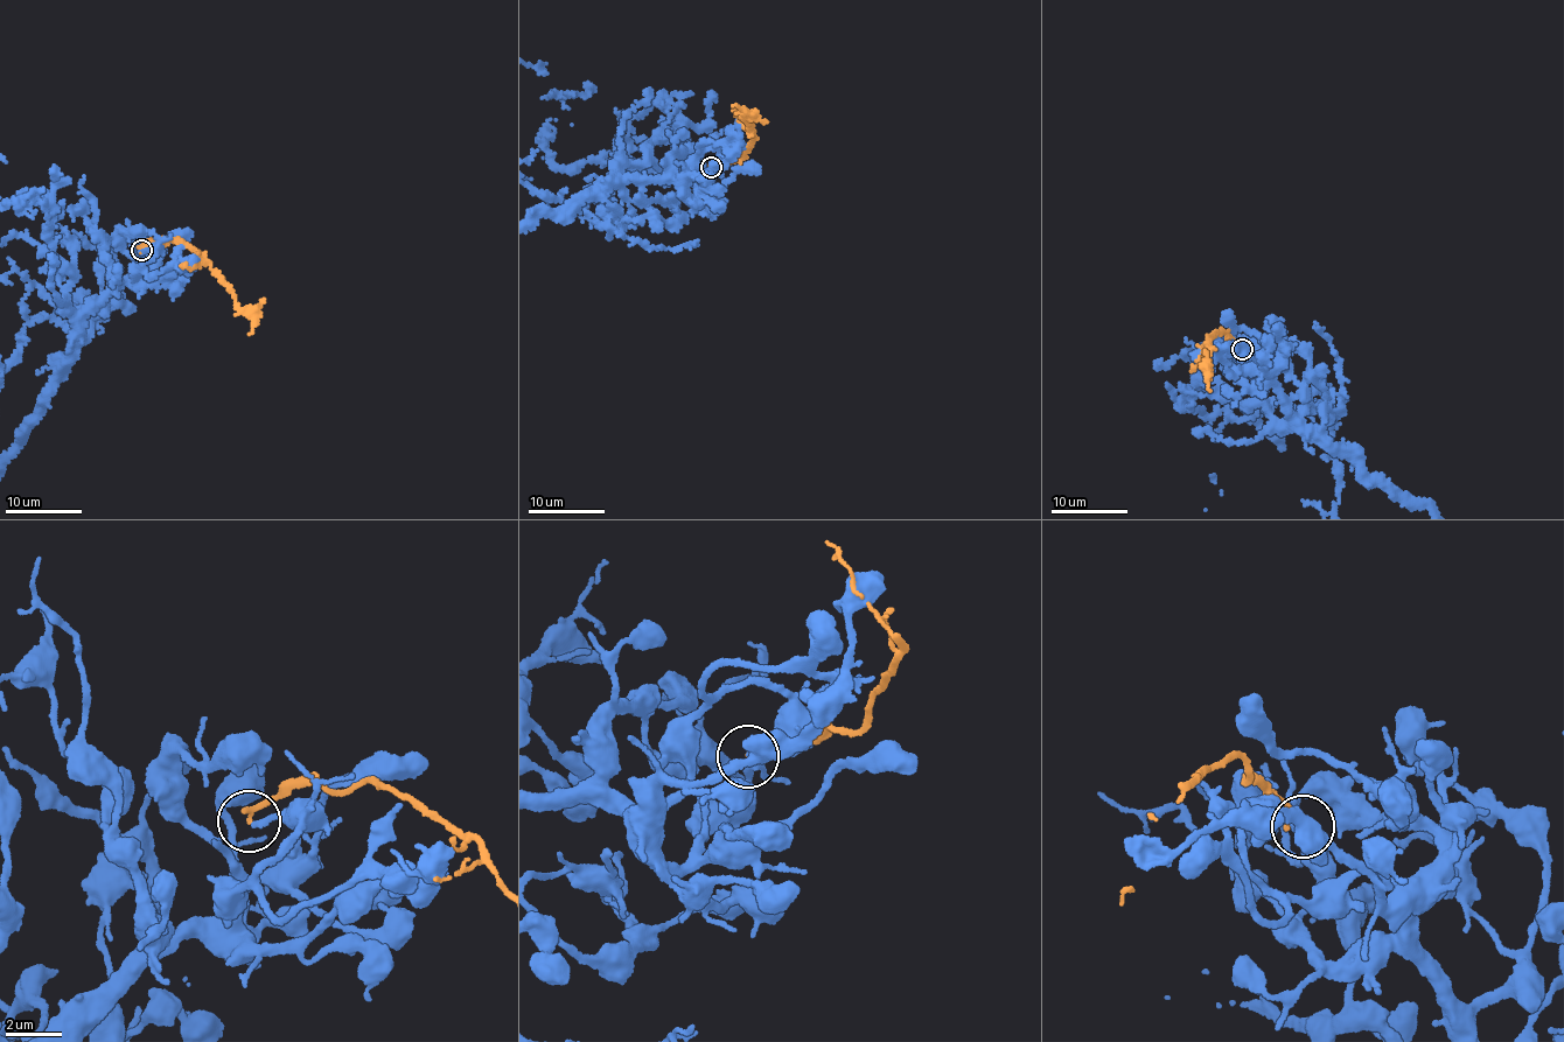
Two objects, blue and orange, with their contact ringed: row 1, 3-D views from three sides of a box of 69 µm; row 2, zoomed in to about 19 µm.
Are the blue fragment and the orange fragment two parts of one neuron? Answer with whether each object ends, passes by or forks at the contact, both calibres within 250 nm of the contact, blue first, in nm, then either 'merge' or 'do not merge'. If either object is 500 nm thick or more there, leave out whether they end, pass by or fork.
blue ends there; orange ends there; 200 nm thick on the blue side, 200 nm on the other; do not merge

